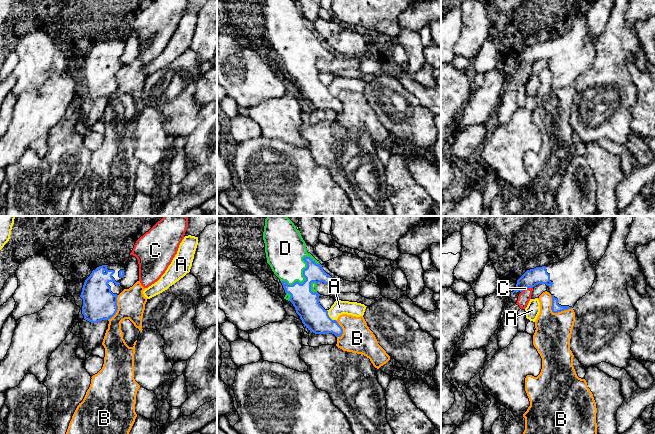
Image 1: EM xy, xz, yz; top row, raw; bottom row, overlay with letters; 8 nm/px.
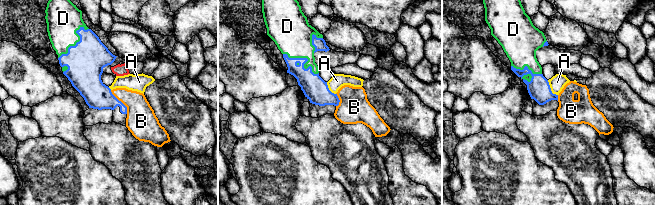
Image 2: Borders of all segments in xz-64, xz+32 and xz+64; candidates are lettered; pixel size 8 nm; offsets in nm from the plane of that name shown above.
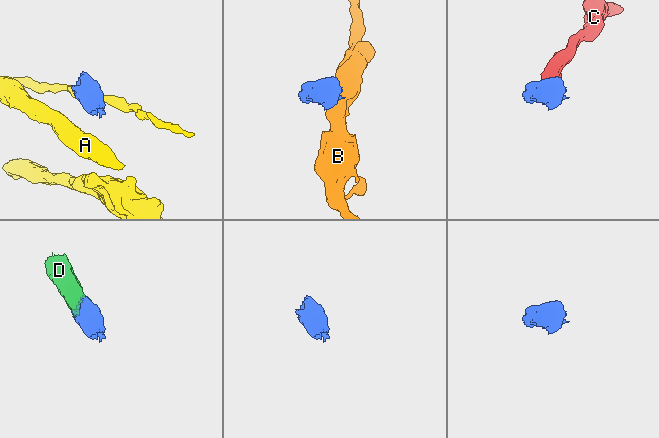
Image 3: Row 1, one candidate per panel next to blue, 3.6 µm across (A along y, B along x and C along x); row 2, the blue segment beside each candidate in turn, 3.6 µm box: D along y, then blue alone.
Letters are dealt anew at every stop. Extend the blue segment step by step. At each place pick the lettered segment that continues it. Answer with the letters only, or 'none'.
D

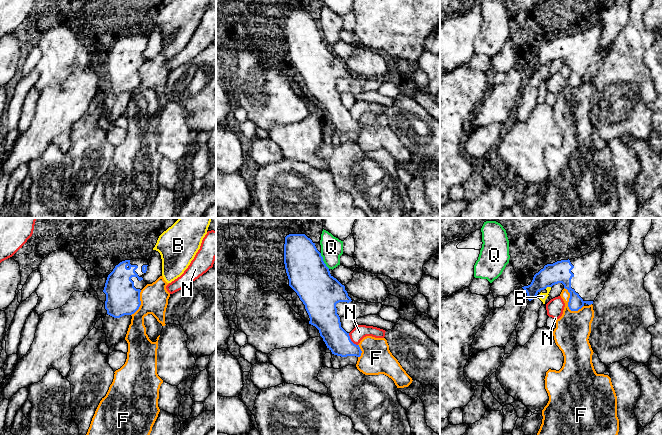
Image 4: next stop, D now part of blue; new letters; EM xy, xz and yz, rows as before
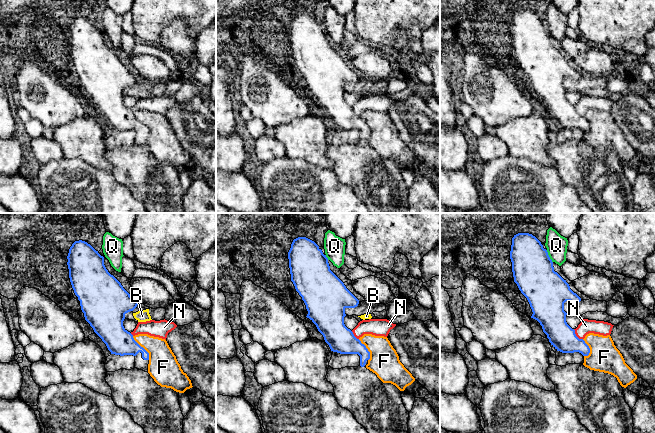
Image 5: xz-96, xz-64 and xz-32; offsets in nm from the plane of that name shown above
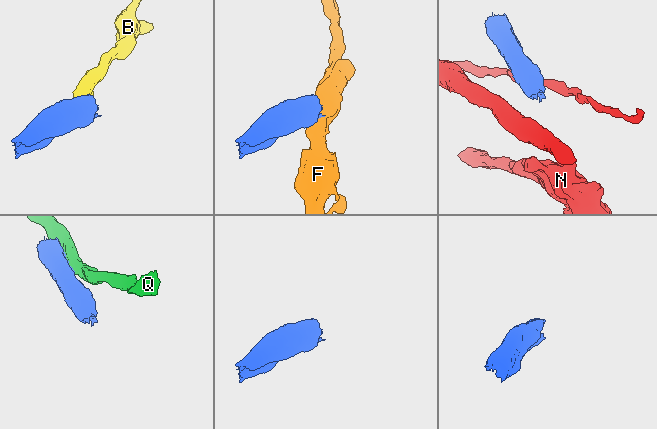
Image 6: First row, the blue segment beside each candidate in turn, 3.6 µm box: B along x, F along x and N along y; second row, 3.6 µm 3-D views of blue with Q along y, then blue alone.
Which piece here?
none

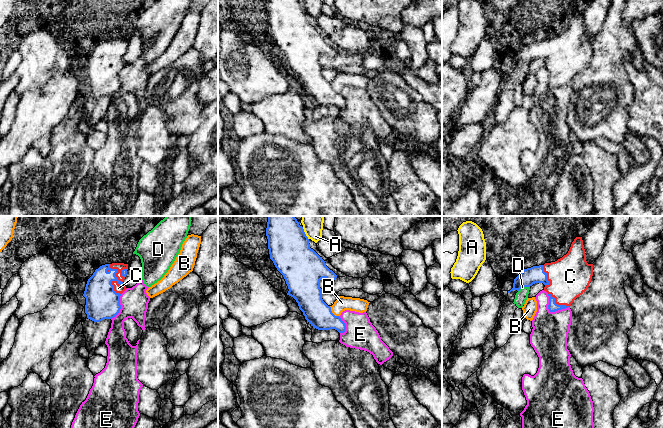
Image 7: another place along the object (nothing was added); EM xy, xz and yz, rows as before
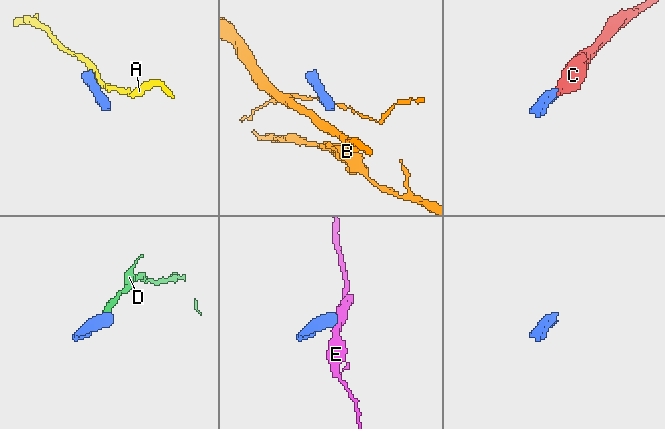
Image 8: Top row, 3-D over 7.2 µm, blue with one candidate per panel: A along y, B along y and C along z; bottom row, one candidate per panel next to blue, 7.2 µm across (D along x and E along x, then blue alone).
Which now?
C

